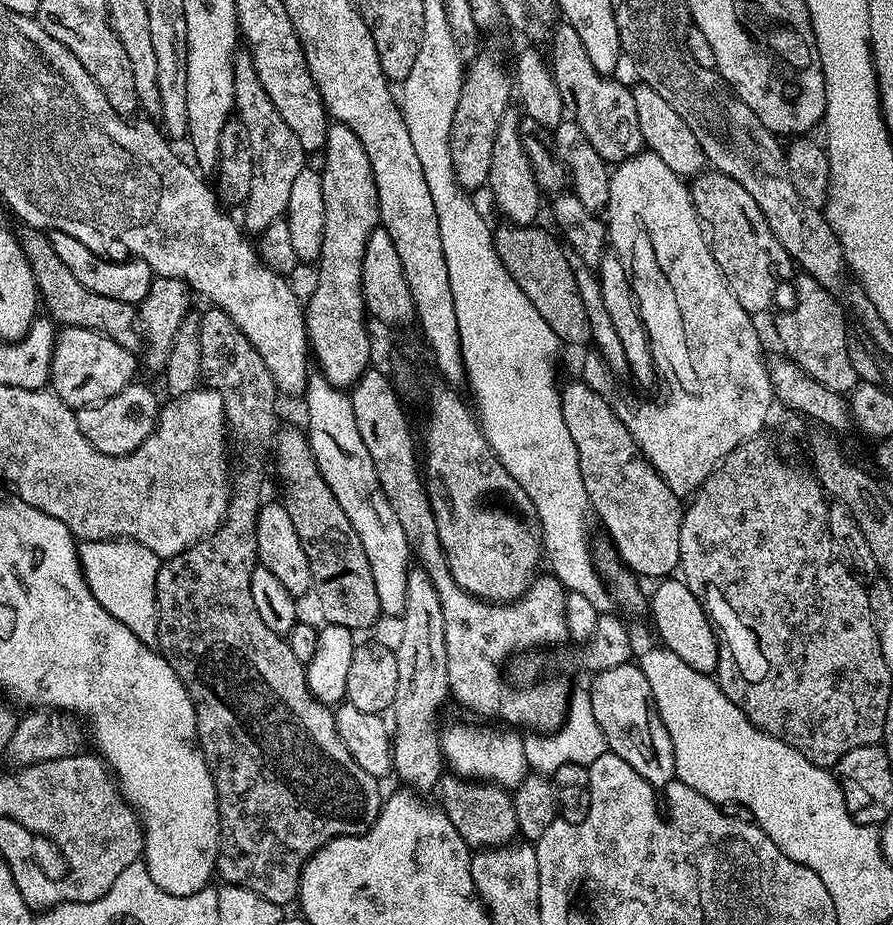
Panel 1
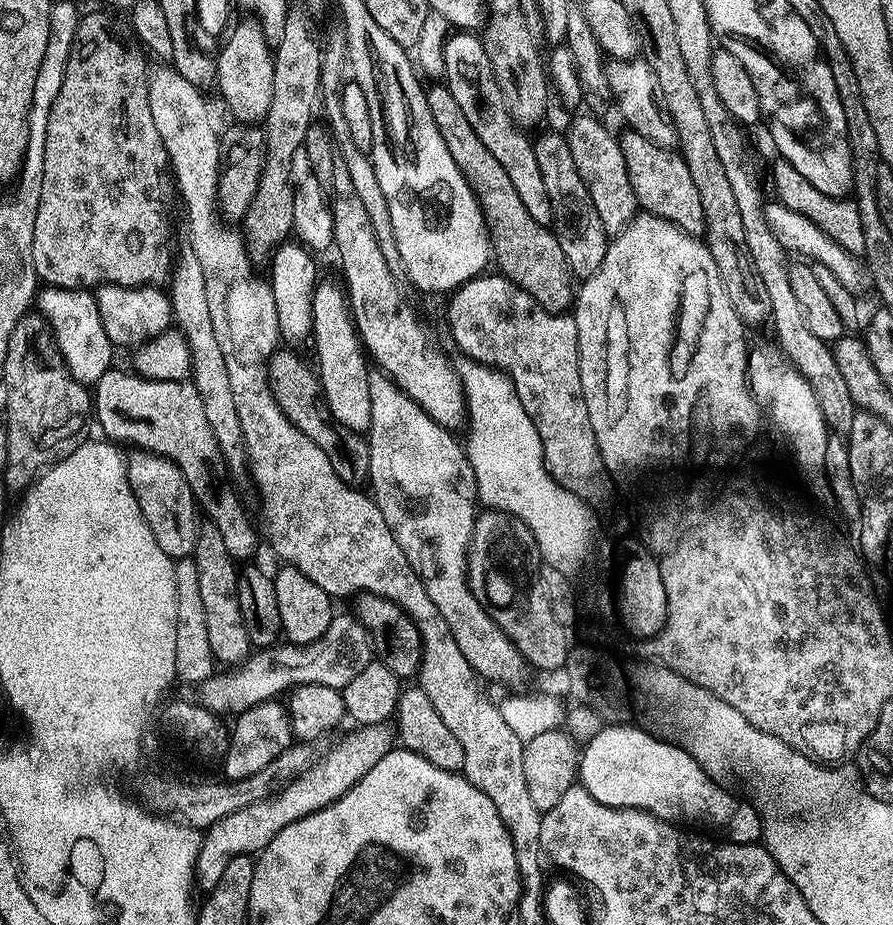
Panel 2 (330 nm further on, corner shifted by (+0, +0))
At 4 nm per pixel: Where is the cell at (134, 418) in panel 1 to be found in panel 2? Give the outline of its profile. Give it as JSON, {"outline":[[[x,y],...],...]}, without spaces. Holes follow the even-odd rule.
{"outline":[[[136,450],[131,454],[133,456],[127,457],[130,486],[134,490],[134,498],[138,498],[138,510],[142,510],[142,518],[146,518],[146,526],[150,526],[150,534],[154,534],[154,542],[158,542],[162,554],[166,554],[173,562],[189,559],[195,550],[195,543],[198,542],[202,513],[182,470],[178,470],[178,466],[174,462],[156,456],[152,452]]]}

